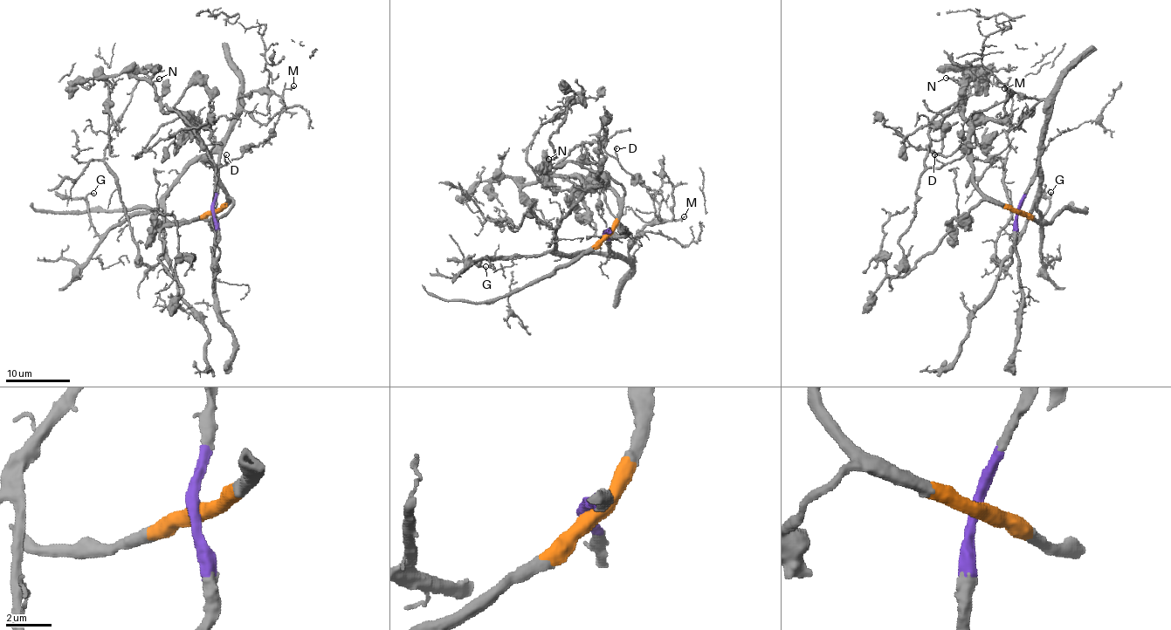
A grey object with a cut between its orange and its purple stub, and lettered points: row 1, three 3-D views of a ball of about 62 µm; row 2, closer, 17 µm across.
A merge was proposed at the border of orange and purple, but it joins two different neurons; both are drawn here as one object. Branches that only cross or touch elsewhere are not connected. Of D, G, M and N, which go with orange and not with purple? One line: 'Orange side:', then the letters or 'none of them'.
Orange side: D, N

